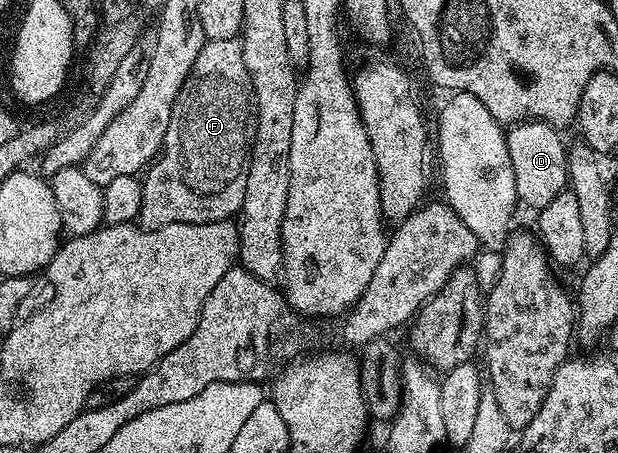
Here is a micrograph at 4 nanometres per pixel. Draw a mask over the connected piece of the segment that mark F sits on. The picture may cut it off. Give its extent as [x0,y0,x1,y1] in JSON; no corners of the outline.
[137,40,255,229]

